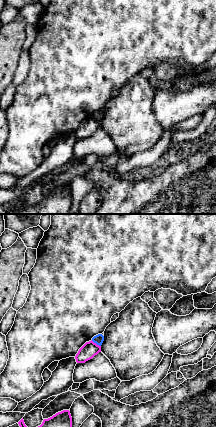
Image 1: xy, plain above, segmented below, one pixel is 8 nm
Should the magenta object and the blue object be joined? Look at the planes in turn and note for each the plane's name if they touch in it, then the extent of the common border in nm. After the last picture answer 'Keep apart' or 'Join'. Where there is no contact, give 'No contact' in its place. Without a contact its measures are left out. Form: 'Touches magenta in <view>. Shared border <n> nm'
Touches magenta in xy. Shared border 90 nm

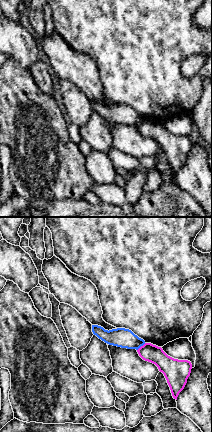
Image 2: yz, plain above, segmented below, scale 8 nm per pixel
Touches magenta in yz. Shared border 90 nm

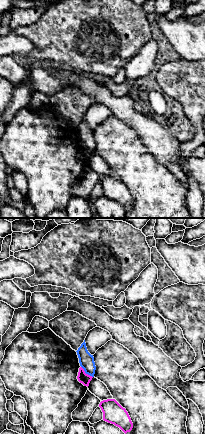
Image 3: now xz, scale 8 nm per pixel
Touches magenta in xz. Shared border 130 nm

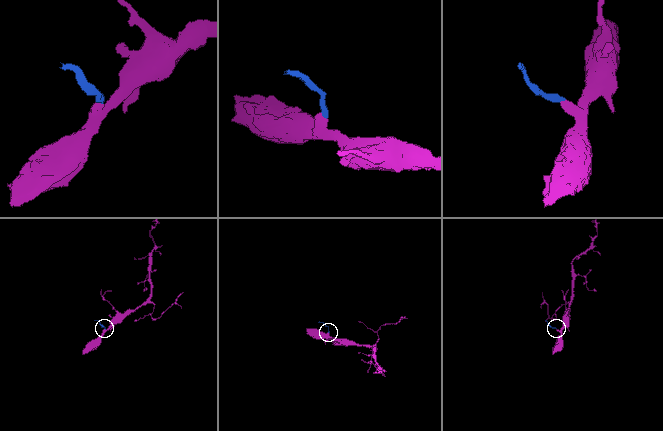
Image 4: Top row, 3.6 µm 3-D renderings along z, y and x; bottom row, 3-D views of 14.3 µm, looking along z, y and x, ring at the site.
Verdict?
Keep apart

